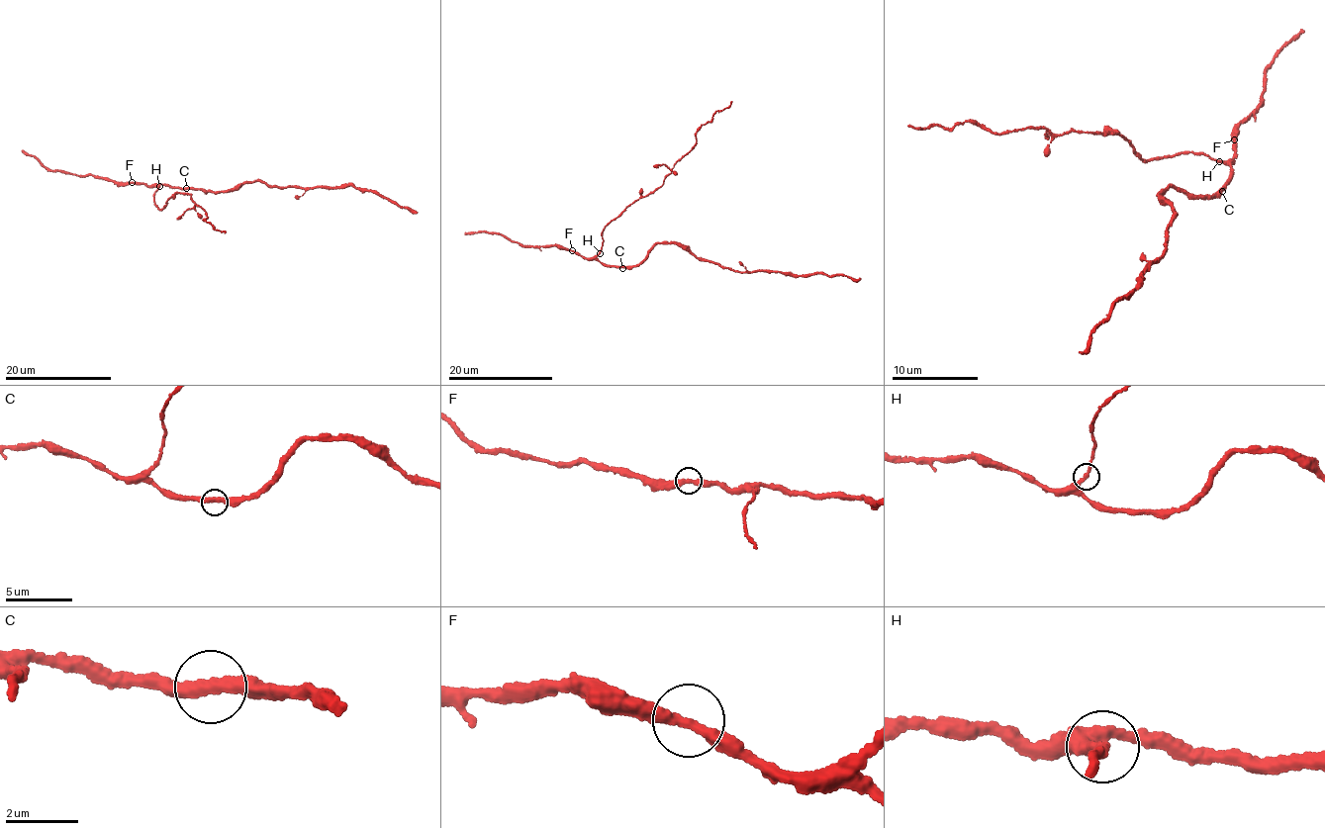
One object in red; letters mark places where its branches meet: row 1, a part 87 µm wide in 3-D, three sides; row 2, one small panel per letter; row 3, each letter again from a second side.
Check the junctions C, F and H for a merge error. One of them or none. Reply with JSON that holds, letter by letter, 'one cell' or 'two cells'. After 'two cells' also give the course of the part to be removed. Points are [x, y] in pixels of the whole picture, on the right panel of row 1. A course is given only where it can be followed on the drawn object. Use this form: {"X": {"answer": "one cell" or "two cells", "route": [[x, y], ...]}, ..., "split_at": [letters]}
{"C": {"answer": "one cell"}, "F": {"answer": "one cell"}, "H": {"answer": "one cell"}, "split_at": []}

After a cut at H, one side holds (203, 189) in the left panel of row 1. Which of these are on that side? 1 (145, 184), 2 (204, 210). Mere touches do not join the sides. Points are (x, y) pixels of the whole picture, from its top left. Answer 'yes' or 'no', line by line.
1: yes
2: no

